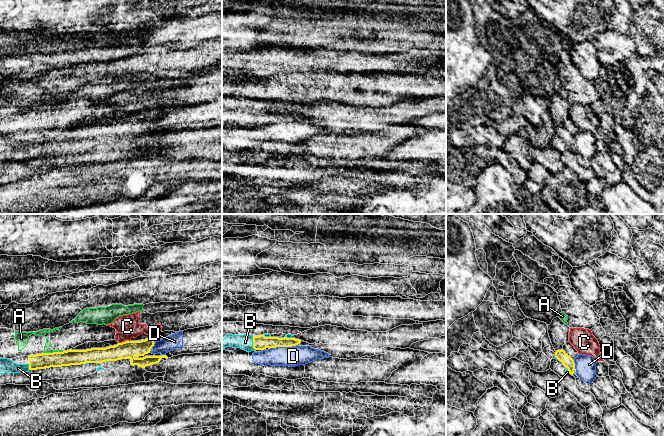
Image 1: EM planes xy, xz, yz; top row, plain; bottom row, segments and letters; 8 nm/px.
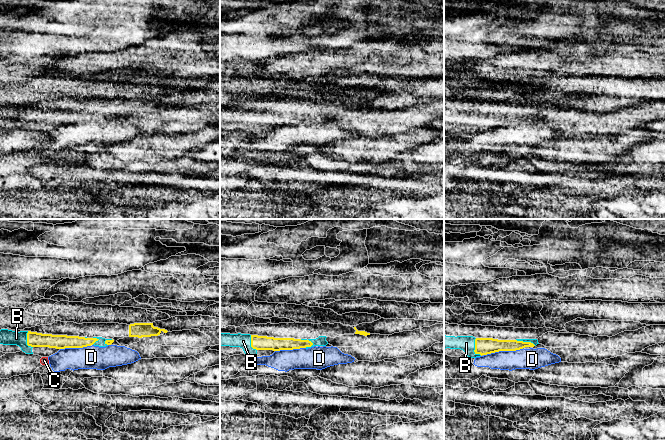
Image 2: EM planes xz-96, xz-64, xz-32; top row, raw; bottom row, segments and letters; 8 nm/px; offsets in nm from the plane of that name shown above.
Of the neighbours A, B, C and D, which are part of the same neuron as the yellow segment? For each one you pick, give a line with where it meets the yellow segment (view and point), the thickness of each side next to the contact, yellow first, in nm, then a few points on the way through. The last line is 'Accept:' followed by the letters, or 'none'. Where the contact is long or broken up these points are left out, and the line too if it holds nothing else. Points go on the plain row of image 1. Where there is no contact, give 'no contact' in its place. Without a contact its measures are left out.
B: meets yellow in xz at (253, 119); 120 nm thick on the yellow side, 120 nm on the other
Accept: B

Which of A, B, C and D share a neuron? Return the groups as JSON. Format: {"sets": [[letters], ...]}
{"sets": [["A"], ["B"], ["C"], ["D"]]}

